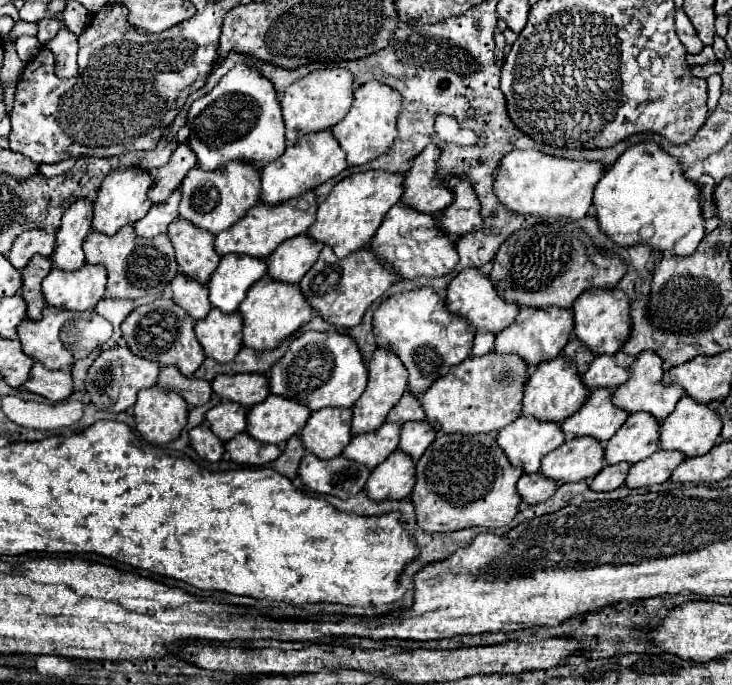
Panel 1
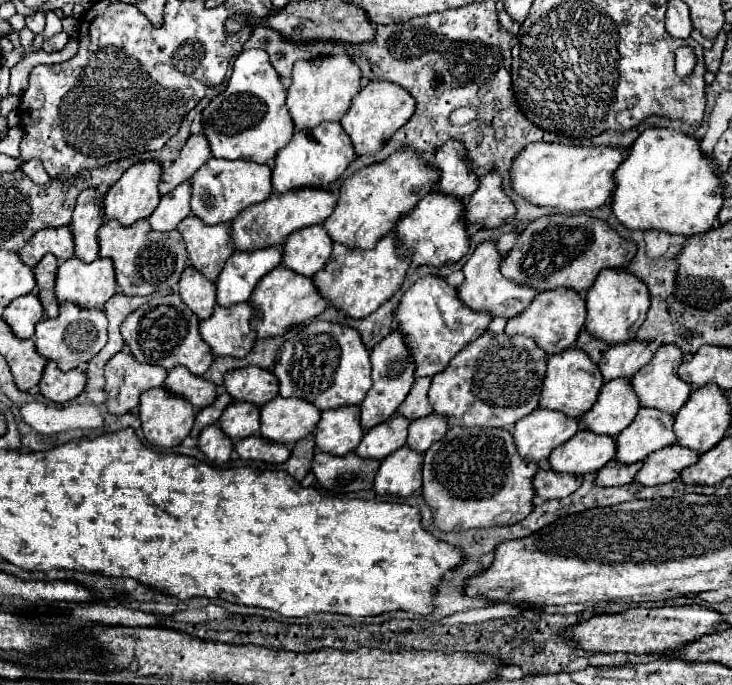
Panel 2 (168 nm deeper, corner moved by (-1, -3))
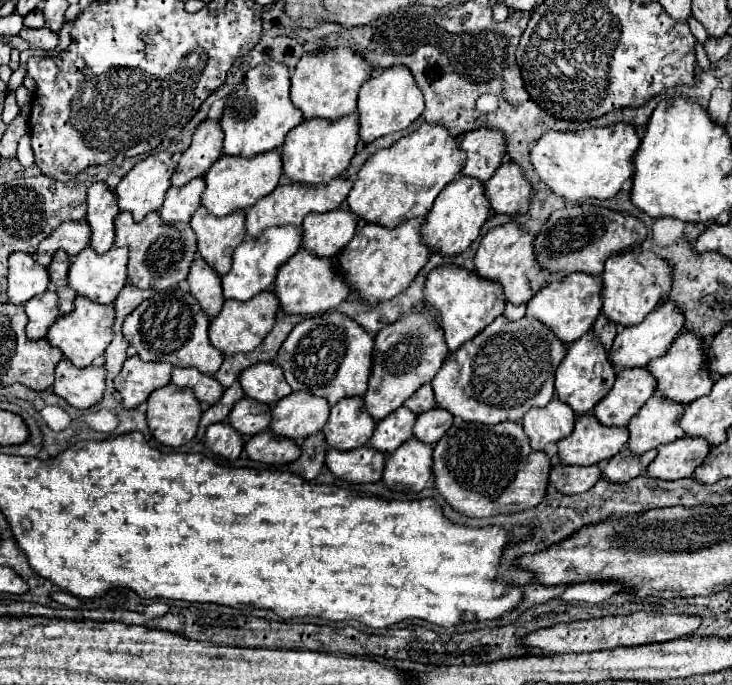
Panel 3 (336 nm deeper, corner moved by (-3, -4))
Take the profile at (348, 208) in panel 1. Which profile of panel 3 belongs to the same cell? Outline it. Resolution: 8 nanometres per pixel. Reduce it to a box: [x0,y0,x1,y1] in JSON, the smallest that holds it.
[347,124,465,226]

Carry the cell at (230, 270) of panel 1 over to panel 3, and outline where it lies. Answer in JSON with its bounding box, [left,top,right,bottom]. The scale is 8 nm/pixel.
[223,226,301,300]

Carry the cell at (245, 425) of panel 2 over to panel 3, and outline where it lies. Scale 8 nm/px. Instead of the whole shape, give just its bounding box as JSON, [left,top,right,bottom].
[227,398,271,436]

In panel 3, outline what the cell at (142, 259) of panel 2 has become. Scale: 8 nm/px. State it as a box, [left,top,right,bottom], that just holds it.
[115,212,197,290]

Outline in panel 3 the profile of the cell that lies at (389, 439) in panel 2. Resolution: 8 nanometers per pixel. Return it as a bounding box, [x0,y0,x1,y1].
[369,406,417,454]

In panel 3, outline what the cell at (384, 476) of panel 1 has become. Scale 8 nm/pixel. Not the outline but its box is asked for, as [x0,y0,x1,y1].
[383,438,433,492]

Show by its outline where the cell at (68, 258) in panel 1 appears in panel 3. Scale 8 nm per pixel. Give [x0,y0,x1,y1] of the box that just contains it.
[87,182,119,254]

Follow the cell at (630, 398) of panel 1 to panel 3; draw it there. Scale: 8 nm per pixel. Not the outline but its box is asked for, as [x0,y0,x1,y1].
[649,332,715,404]

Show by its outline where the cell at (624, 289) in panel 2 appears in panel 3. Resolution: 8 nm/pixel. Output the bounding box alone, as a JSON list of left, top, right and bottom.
[601,252,673,326]

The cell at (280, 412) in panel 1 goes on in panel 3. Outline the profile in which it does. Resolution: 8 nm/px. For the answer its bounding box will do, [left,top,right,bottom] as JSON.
[271,392,329,440]

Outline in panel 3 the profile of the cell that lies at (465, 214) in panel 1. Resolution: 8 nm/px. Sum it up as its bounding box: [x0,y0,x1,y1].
[485,162,533,214]

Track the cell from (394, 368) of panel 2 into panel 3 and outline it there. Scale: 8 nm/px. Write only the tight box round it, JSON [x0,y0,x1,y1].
[365,306,449,422]

